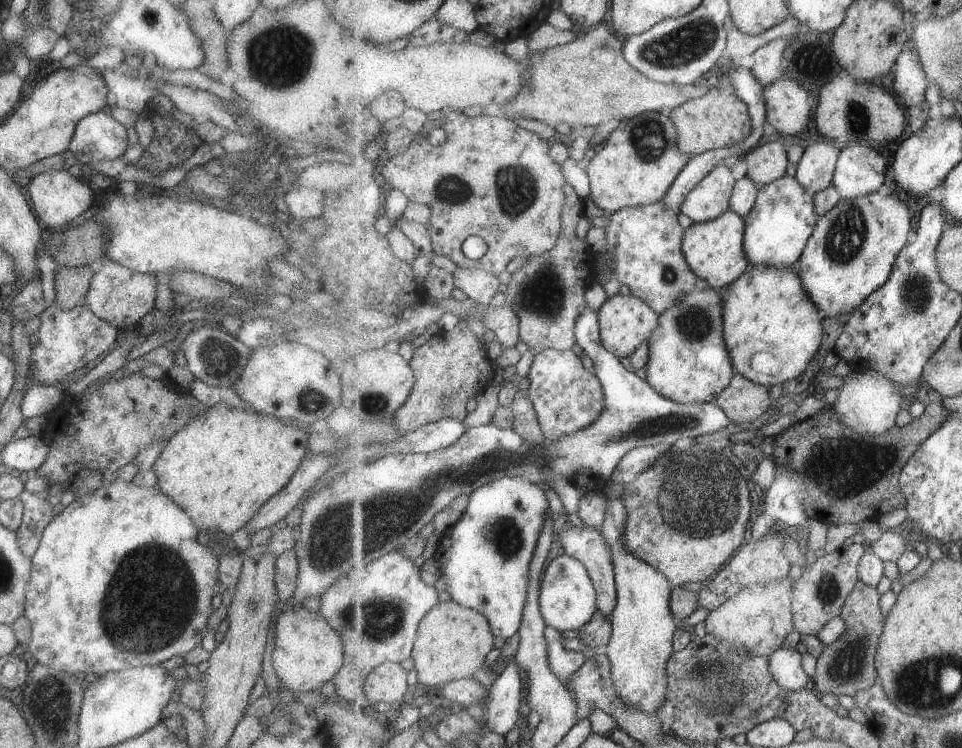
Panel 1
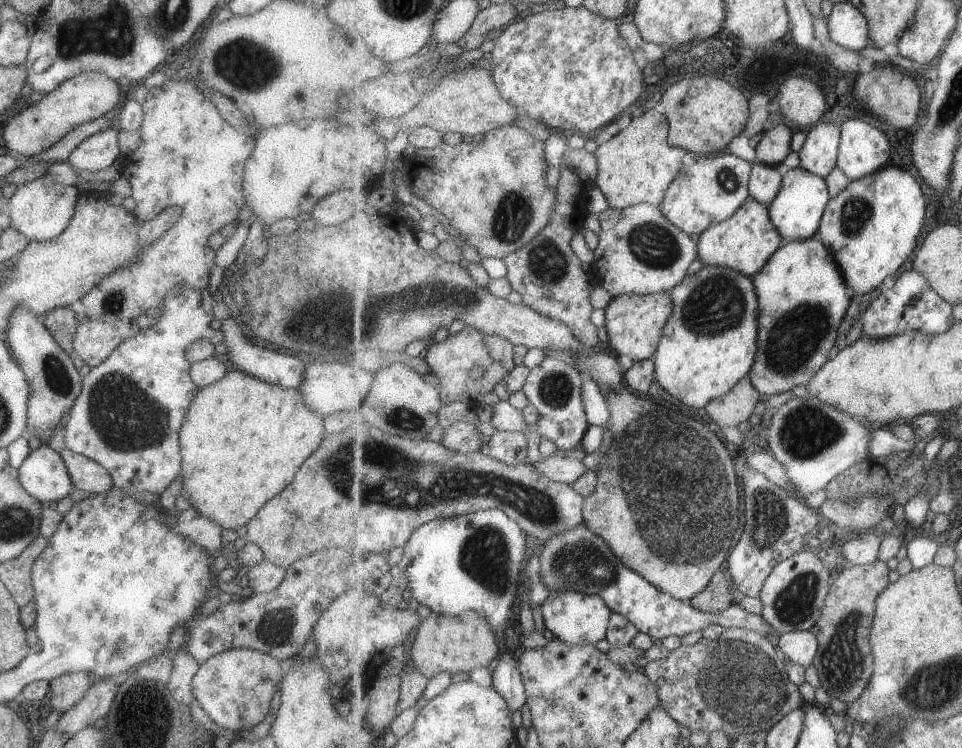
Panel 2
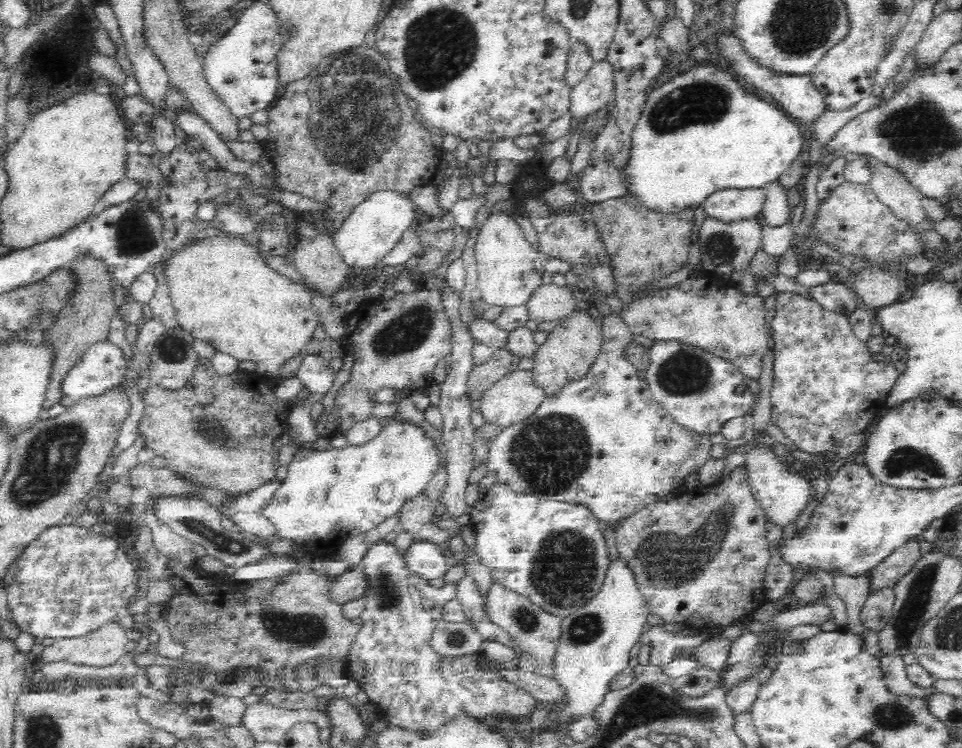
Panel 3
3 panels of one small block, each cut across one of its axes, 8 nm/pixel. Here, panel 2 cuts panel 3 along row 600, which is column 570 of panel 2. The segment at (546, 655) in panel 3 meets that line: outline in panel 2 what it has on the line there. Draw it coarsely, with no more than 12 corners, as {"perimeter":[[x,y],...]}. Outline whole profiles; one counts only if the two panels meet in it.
{"perimeter":[[371,424],[325,434],[246,538],[286,569],[501,509],[543,545],[584,496]]}

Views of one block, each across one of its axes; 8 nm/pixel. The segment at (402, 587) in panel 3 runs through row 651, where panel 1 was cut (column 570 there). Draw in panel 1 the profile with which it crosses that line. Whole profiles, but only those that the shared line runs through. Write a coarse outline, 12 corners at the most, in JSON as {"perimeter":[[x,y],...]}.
{"perimeter":[[545,348],[527,377],[550,442],[589,428],[604,385],[572,350]]}

